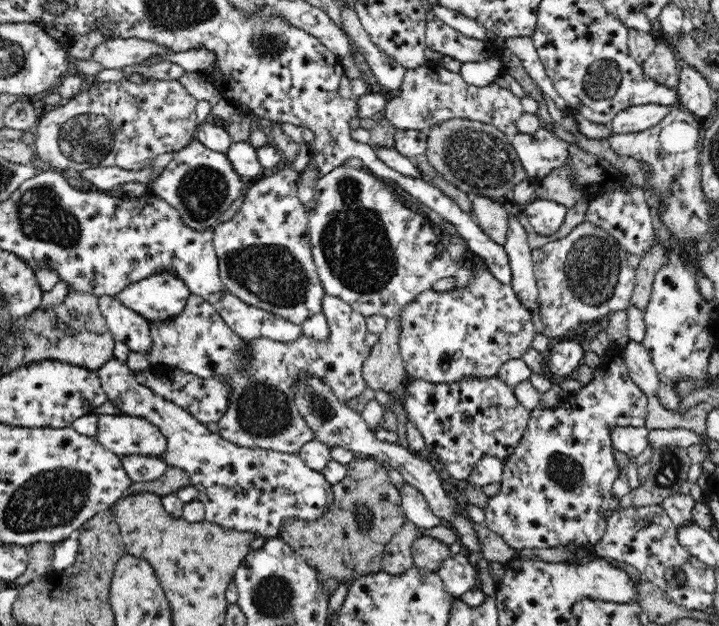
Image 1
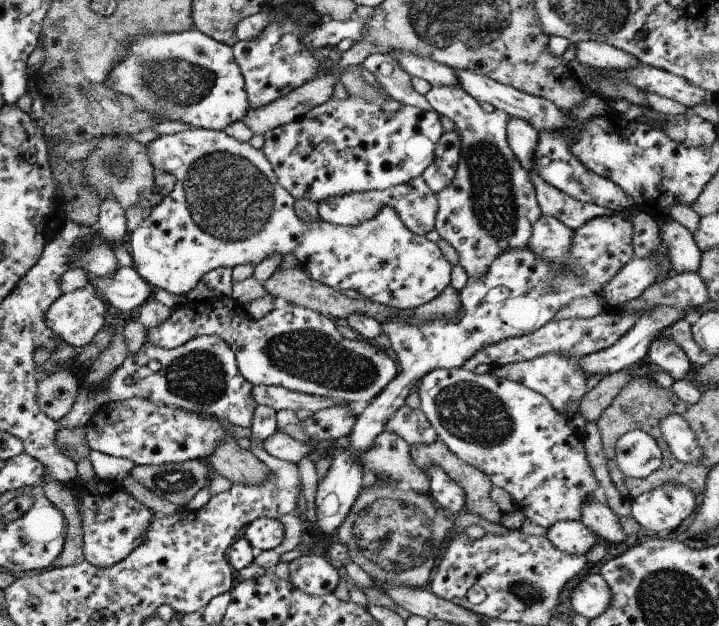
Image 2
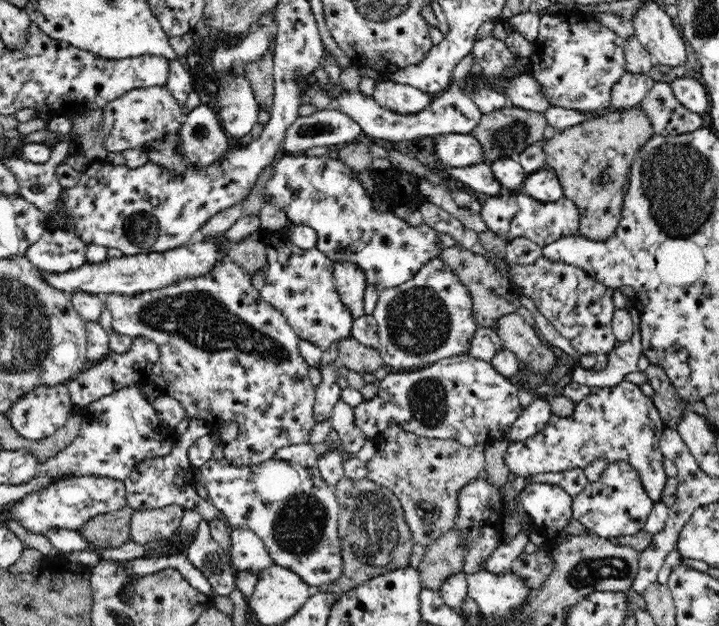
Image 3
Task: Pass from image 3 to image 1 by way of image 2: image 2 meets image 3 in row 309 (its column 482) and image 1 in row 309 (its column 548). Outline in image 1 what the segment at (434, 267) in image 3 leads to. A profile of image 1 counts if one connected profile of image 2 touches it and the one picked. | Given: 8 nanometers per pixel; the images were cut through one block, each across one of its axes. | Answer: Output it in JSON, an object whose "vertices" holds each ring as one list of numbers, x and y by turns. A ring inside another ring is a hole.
{"vertices":[[480,264,472,267,473,279,467,287,453,288,448,292,425,290,401,310,400,353,409,379,414,377,431,384,454,384,470,378,496,378,506,362,523,360,524,354,532,348,537,334,532,313,518,300,510,284,502,284,488,269,480,268]]}

